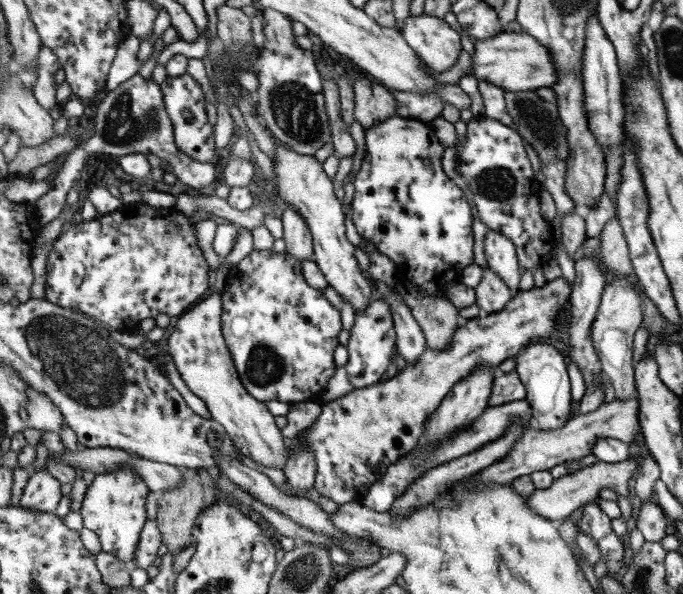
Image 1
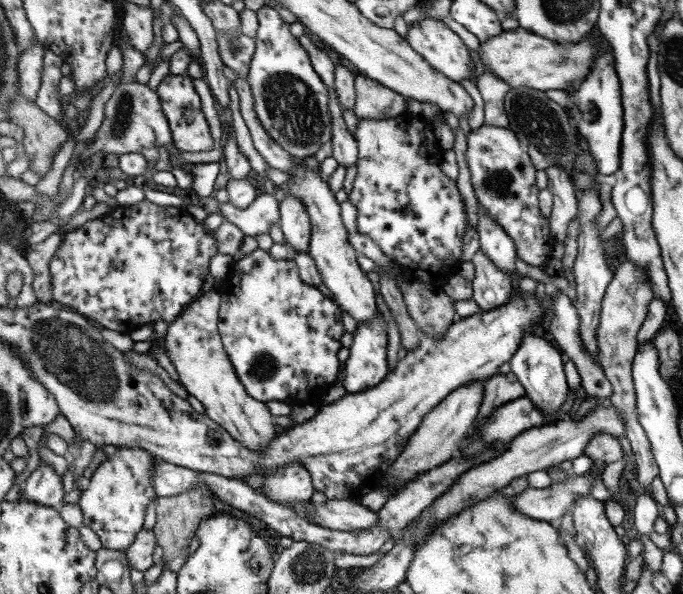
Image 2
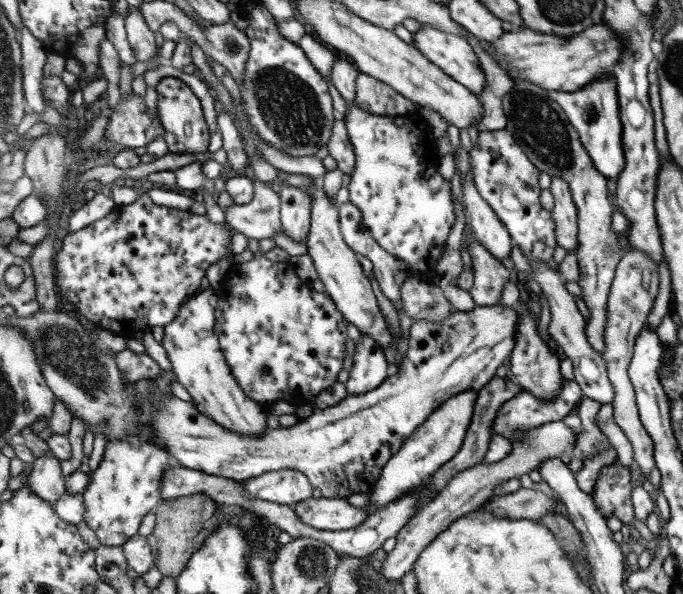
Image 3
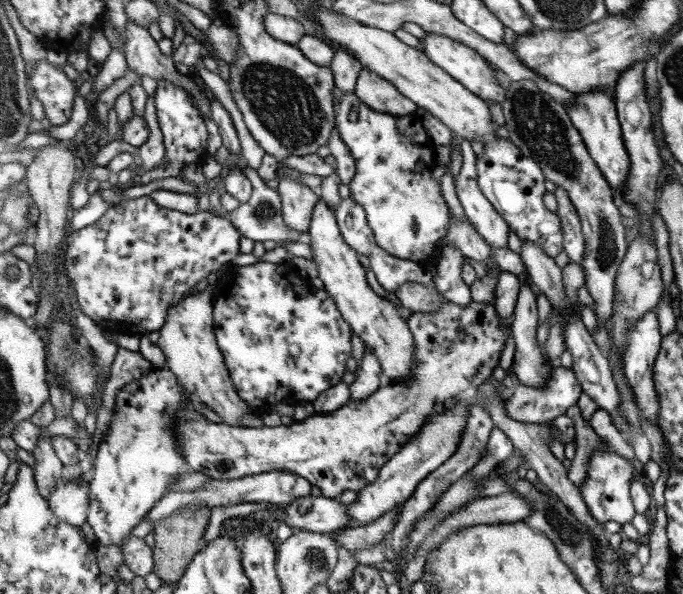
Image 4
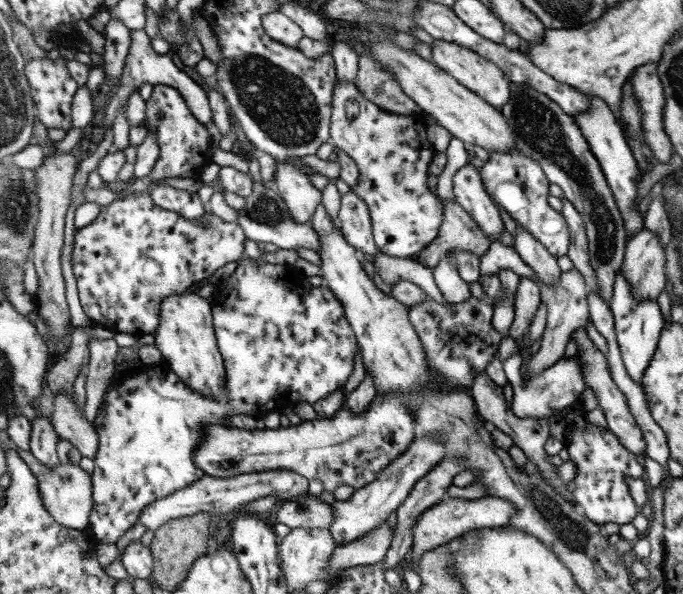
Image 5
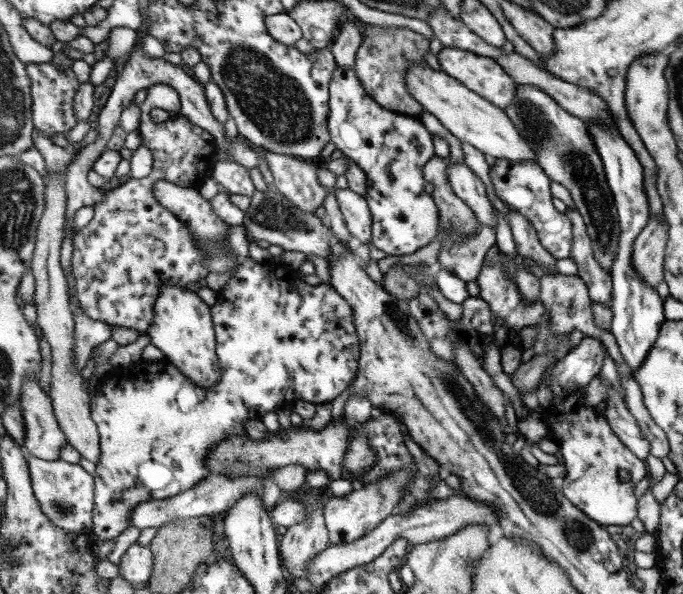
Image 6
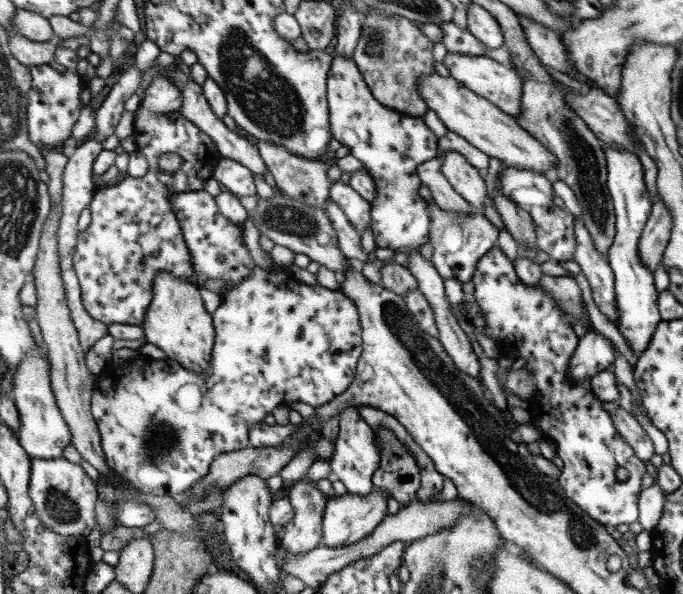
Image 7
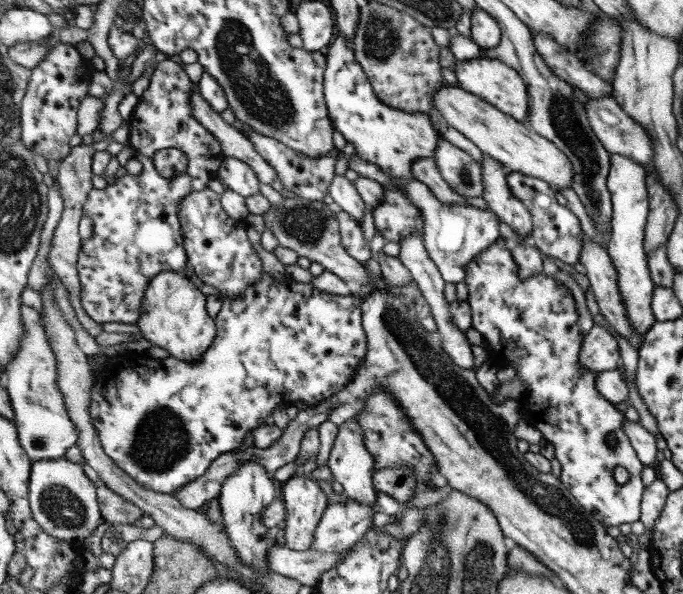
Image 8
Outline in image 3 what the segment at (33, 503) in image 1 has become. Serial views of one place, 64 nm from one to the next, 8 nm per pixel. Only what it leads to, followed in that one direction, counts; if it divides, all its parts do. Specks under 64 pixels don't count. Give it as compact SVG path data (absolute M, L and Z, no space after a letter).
M49 450L45 457L36 458L28 478L32 491L52 504L67 492L63 472L61 472L61 463L61 460Z

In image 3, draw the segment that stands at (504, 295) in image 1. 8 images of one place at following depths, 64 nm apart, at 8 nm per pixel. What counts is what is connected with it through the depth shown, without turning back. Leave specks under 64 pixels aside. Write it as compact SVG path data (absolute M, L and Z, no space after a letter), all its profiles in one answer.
M463 232L463 241L467 246L472 260L472 266L475 272L473 278L473 288L471 288L471 298L478 306L493 307L501 303L505 285L513 277L513 272L507 270L493 253L491 253L474 232L471 235L465 235Z

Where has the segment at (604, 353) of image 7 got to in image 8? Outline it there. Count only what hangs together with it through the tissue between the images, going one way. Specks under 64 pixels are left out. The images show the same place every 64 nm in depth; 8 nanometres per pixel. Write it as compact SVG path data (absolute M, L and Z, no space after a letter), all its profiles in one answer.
M593 325L585 335L580 363L584 365L584 368L599 372L619 368L621 363L617 338L609 330Z

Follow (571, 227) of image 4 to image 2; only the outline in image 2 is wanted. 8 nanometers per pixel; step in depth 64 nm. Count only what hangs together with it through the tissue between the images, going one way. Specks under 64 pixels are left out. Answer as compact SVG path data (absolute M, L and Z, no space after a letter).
M559 166L547 169L548 190L554 198L550 220L552 233L556 242L564 244L569 236L569 226L573 219L577 219L579 212L579 200L577 200L576 189L567 171Z

